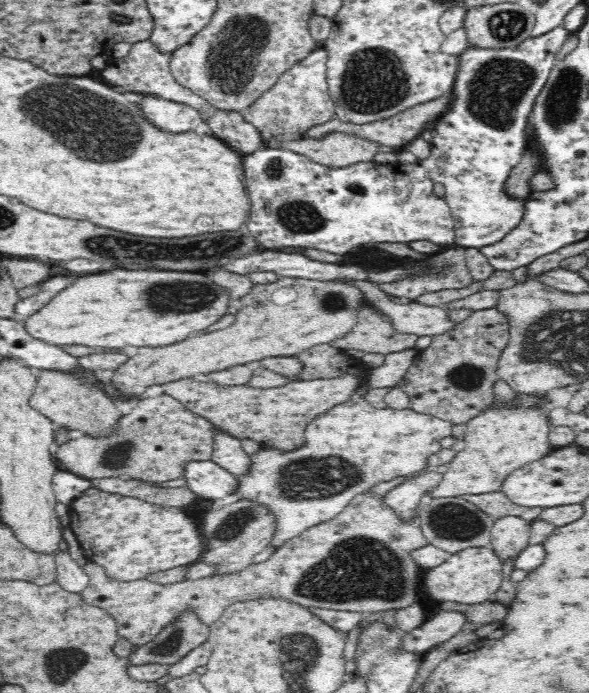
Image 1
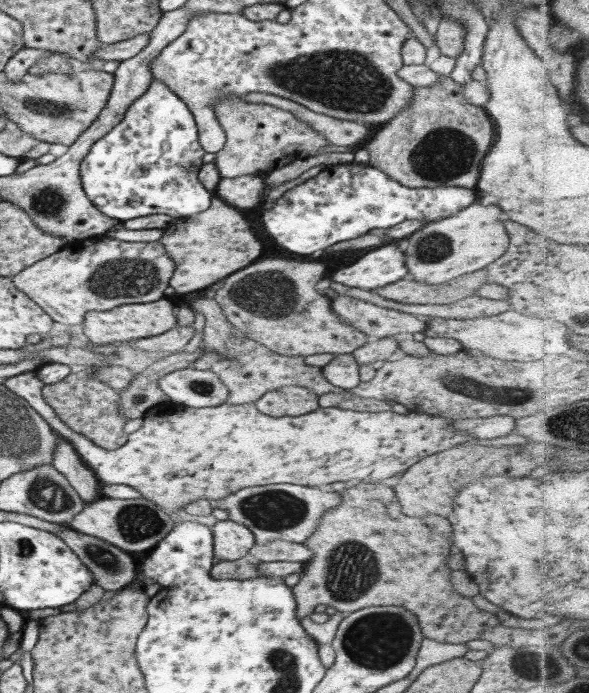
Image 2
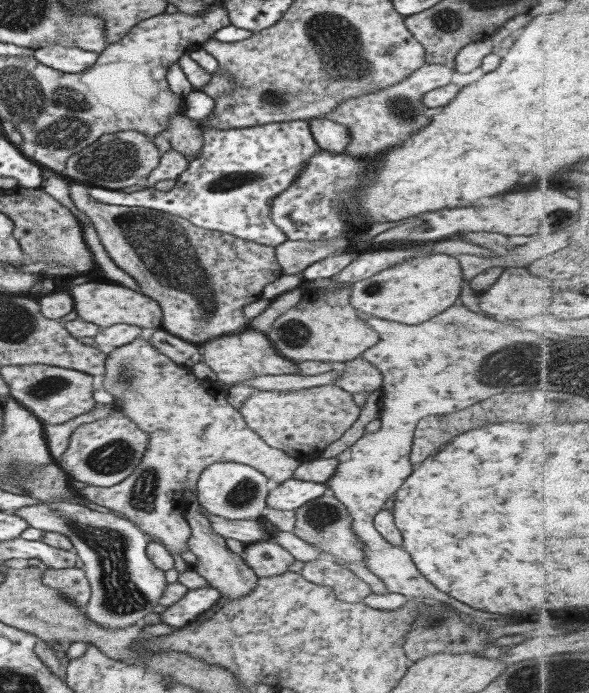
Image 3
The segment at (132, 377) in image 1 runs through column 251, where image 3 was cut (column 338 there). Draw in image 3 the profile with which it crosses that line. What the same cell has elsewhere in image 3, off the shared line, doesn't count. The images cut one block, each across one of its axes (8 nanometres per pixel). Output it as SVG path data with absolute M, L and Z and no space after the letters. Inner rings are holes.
M351 288L334 290L305 290L301 300L279 316L266 332L278 354L296 363L304 361L330 362L342 365L378 342L376 334L366 320L358 316L359 311L350 304Z

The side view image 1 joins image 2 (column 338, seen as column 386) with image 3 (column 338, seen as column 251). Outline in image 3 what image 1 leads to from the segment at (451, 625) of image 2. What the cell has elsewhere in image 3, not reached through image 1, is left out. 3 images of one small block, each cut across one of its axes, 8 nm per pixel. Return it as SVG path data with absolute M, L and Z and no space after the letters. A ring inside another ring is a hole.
M326 557L305 562L301 575L318 586L330 586L340 601L349 604L359 604L371 594L369 584L347 567Z

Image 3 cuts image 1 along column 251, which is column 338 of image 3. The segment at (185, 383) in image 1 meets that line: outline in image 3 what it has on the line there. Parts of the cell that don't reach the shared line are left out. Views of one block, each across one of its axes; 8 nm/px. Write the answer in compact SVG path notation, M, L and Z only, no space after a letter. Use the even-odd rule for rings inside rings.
M336 385L295 391L257 391L243 400L238 410L248 428L268 446L276 447L302 462L319 459L324 449L340 439L361 413L352 394Z

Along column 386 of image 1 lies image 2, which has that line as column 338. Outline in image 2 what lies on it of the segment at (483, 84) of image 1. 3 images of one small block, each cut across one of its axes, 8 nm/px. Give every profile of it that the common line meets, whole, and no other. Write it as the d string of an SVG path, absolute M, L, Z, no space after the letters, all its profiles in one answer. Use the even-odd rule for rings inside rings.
M355 161L325 166L318 175L296 185L275 200L274 206L265 210L262 224L270 238L282 248L294 254L312 254L316 250L326 250L328 246L344 240L358 238L378 229L388 241L396 242L414 234L426 223L442 220L456 214L462 208L470 206L476 200L474 190L457 186L439 186L436 188L410 188L390 178L384 171L369 164Z

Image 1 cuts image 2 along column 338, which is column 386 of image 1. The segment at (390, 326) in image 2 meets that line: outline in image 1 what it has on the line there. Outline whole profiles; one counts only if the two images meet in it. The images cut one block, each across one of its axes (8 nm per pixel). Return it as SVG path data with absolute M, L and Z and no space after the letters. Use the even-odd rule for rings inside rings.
M360 282L357 287L362 290L365 300L380 314L387 316L398 332L433 337L451 331L456 326L443 306L427 306L416 301L394 303L377 284L371 282Z

